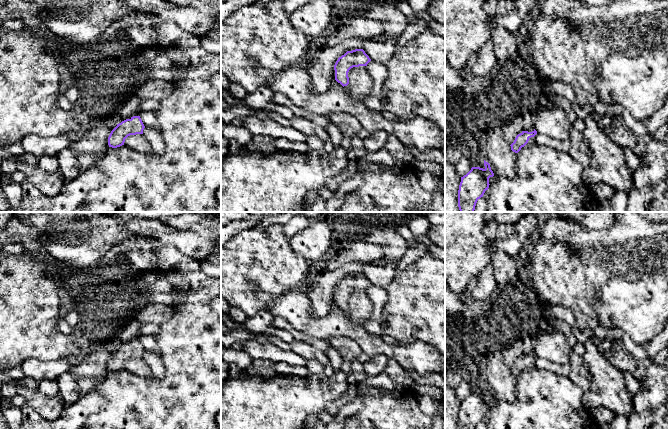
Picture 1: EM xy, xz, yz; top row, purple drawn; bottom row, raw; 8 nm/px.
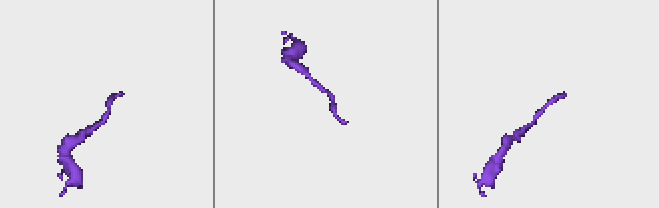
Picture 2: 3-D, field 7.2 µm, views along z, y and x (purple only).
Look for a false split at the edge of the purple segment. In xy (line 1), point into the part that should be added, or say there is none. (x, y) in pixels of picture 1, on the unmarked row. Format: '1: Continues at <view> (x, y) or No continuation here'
1: No continuation here

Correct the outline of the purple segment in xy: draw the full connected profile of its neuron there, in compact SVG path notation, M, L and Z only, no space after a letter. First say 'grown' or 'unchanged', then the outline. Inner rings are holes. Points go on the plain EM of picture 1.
unchanged; M133 340L126 343L111 355L108 361L108 369L117 372L124 369L125 363L130 359L143 358L145 350L140 340Z

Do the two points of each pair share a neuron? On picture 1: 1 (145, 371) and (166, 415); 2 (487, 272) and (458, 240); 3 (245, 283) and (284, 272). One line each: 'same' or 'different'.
1: different
2: different
3: same

